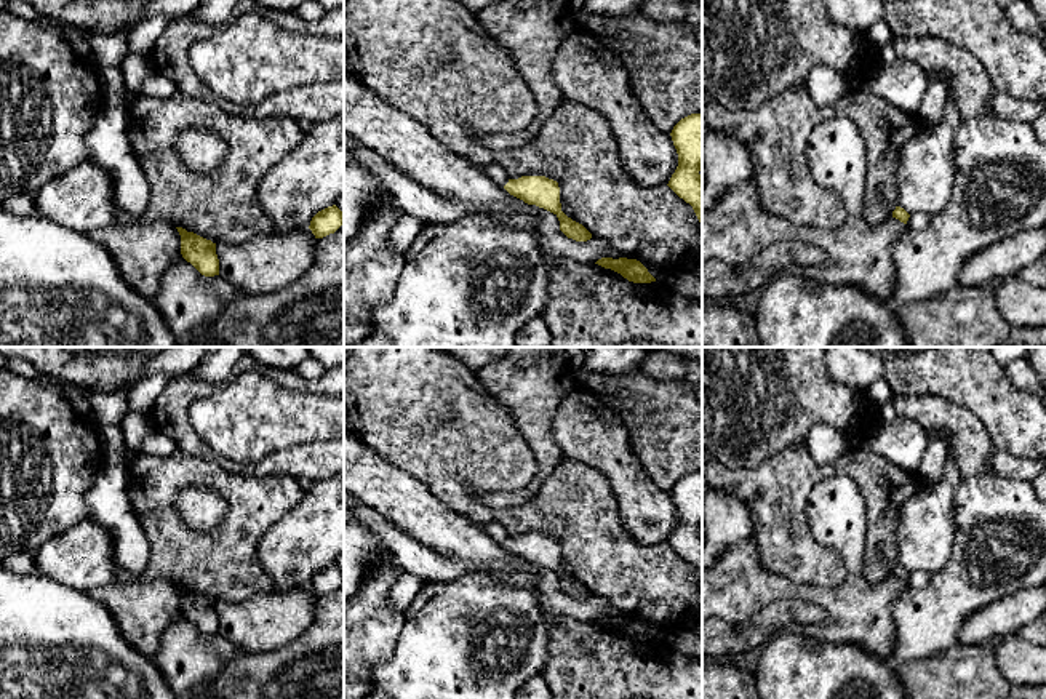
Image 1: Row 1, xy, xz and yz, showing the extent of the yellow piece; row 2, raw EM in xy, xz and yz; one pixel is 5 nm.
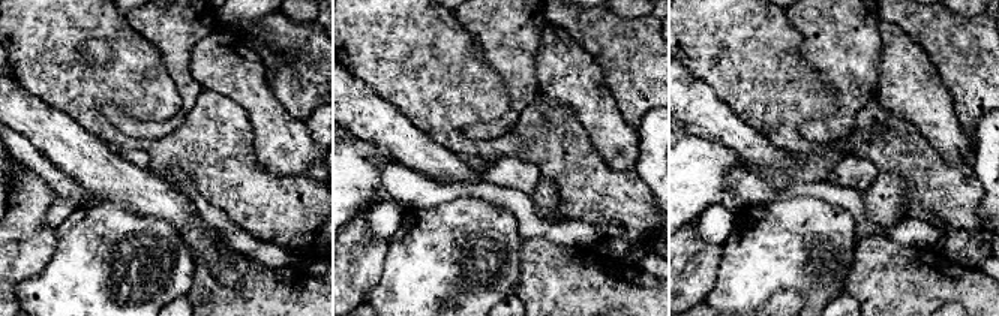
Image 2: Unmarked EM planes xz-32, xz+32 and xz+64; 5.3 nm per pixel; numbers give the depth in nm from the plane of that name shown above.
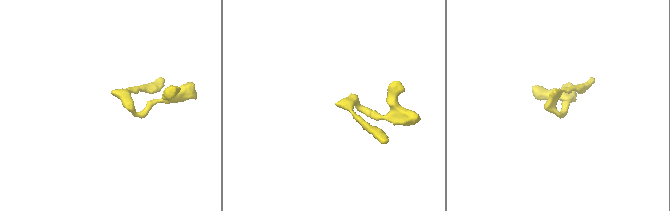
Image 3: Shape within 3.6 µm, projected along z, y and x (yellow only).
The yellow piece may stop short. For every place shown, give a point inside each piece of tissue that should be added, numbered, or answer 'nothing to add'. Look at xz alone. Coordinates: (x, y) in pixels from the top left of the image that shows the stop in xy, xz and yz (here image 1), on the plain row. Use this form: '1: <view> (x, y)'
1: xz (495, 530)

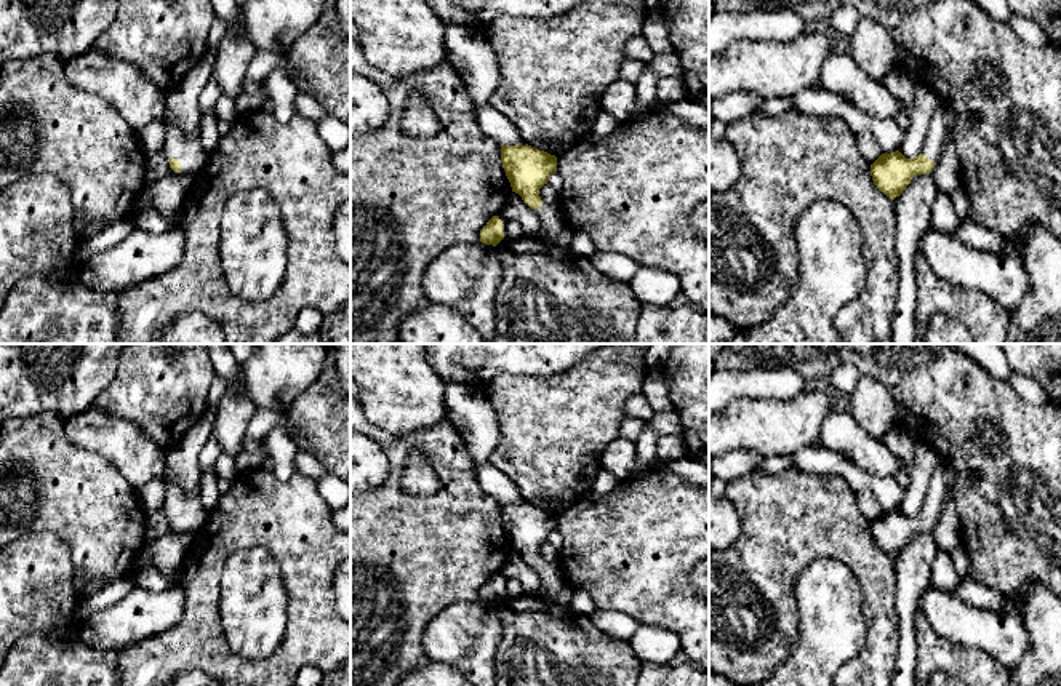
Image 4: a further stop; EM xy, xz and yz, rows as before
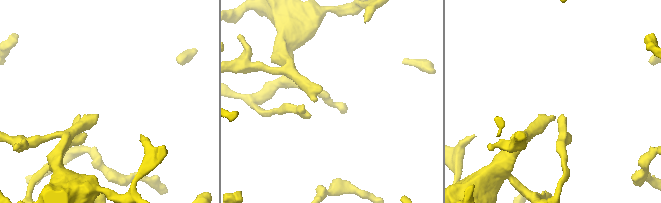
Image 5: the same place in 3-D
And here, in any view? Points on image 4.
1: xy (186, 506)

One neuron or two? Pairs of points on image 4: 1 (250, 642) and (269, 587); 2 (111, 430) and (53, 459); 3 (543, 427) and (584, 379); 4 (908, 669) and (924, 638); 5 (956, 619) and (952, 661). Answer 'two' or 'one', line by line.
1: one
2: two
3: one
4: two
5: two

